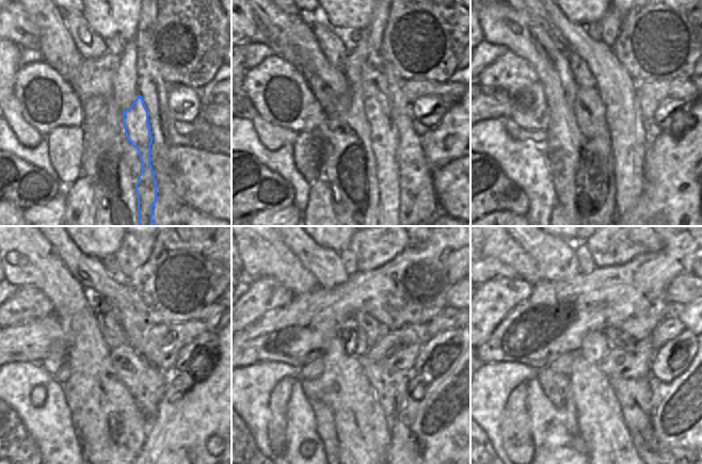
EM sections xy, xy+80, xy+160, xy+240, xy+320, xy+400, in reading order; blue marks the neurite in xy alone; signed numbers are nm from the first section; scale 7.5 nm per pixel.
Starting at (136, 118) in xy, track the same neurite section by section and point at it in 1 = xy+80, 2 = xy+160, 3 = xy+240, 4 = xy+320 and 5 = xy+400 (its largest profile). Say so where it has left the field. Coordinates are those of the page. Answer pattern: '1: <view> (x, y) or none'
1: xy+80 (377, 98)
2: xy+160 (618, 91)
3: xy+240 (91, 273)
4: xy+320 (325, 265)
5: xy+400 (556, 258)

